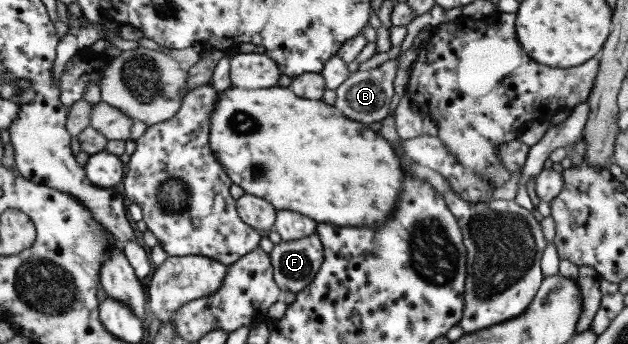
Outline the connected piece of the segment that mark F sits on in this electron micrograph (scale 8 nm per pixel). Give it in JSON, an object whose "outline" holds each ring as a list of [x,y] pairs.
{"outline":[[[314,234],[273,245],[269,255],[273,281],[281,289],[296,293],[308,286],[323,260],[323,247]]]}

